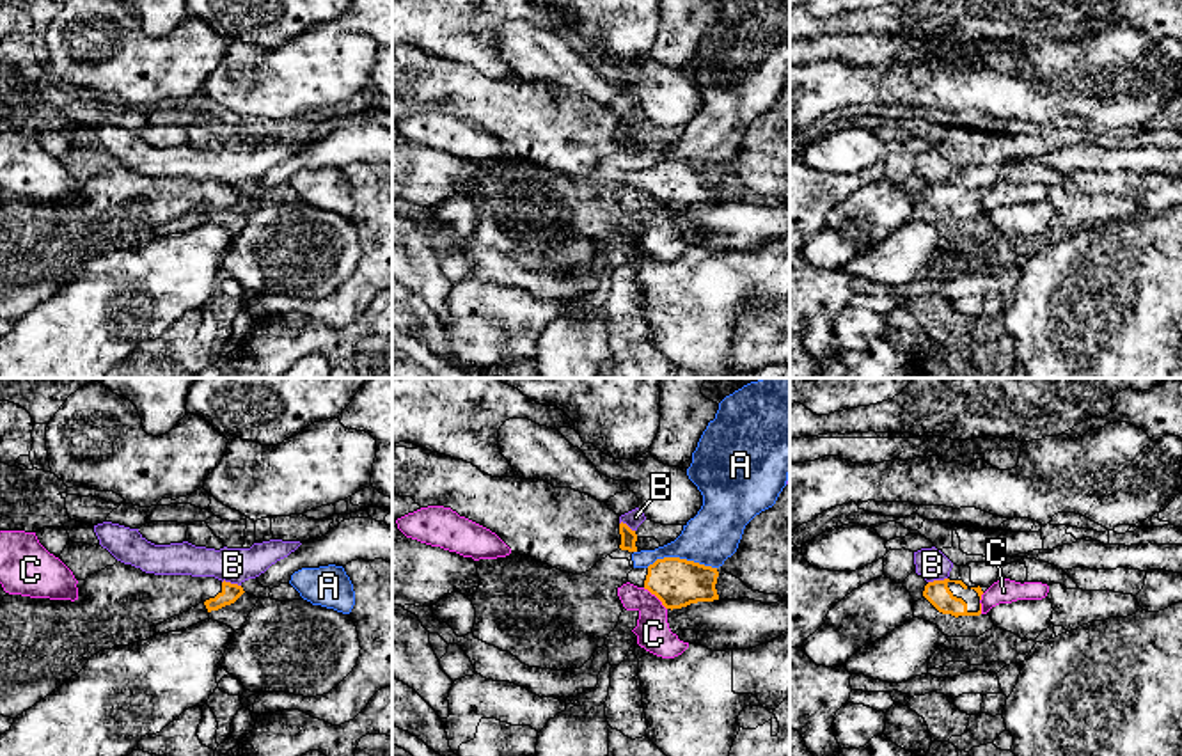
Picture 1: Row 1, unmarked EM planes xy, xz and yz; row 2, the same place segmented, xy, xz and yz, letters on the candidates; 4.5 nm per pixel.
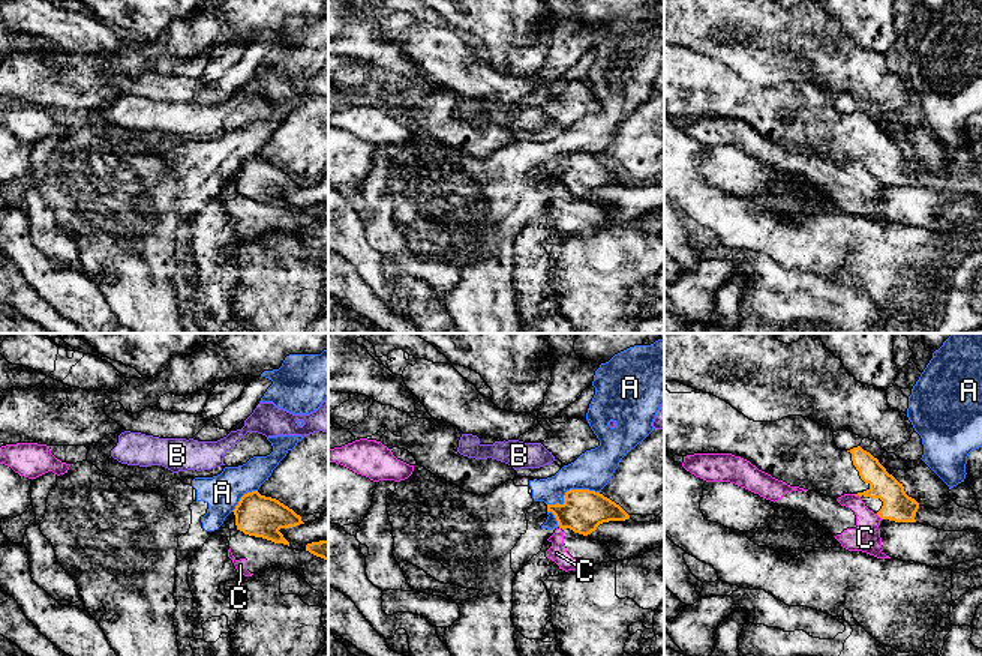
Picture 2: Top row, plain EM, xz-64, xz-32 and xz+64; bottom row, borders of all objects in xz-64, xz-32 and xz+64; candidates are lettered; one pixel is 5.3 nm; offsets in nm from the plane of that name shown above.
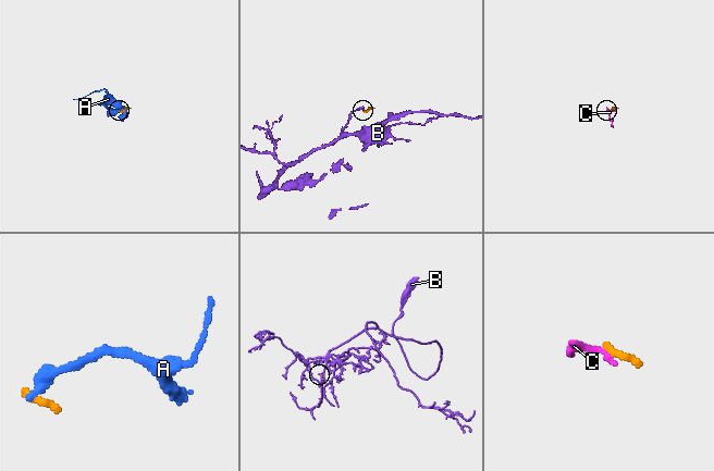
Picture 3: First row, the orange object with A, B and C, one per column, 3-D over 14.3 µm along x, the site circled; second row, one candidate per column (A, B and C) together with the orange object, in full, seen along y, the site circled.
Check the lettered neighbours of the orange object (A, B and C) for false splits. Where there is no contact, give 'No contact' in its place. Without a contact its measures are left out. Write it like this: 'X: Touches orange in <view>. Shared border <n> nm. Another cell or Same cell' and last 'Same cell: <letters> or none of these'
A: Touches orange in xz. Shared border 320 nm. Another cell
B: Touches orange in xy. Shared border 90 nm. Another cell
C: Touches orange in xz. Shared border 150 nm. Another cell
Same cell: none of these

